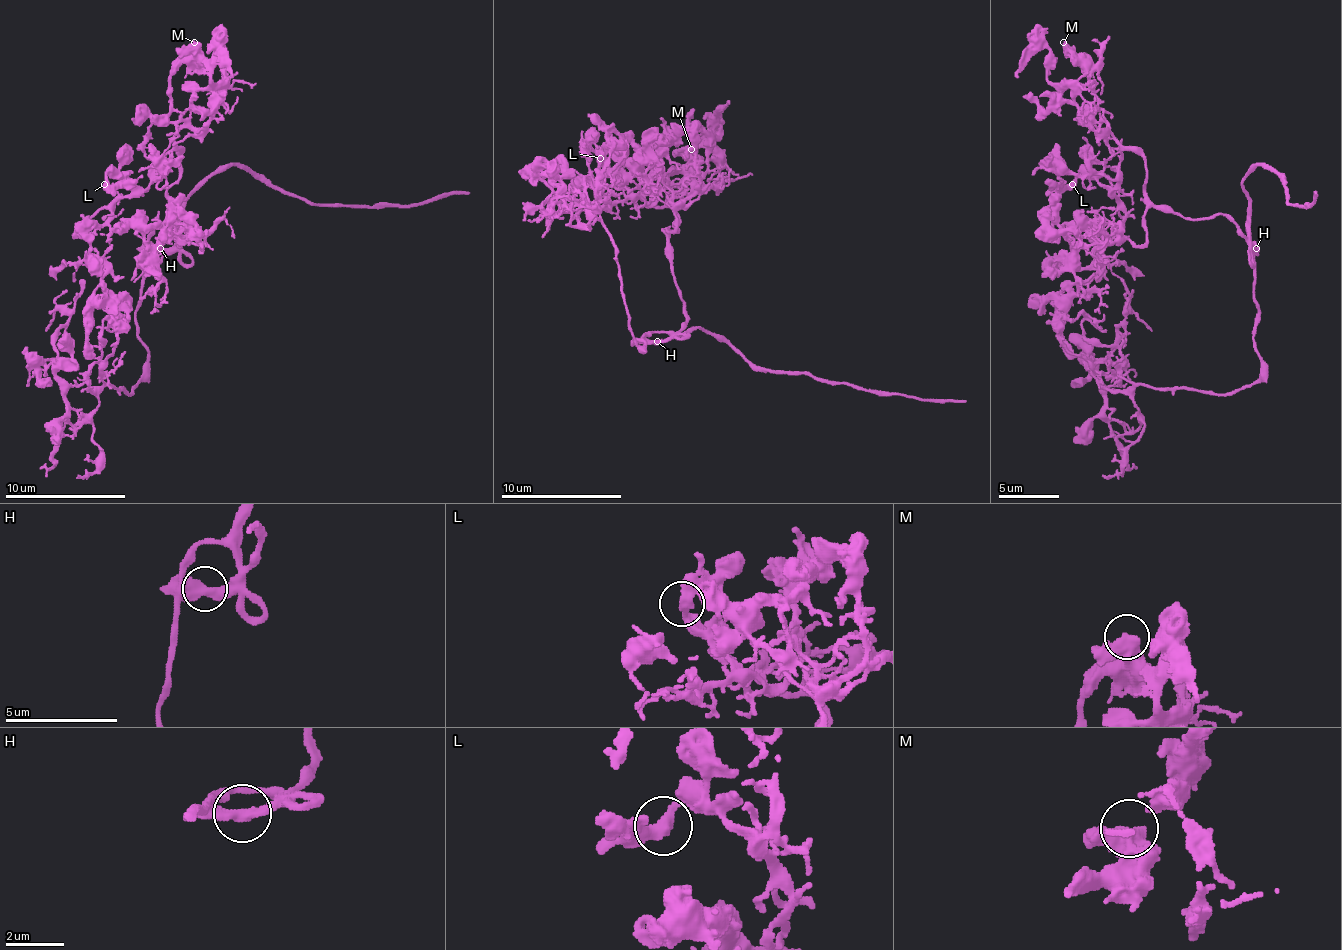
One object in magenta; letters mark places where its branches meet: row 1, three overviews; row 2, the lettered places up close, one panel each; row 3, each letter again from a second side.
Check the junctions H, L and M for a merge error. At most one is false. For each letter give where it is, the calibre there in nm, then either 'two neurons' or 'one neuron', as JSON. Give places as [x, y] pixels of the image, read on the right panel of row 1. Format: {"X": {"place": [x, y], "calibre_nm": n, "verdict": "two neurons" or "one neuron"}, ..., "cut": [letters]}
{"H": {"place": [1256, 248], "calibre_nm": 420, "verdict": "one neuron"}, "L": {"place": [1072, 184], "calibre_nm": 400, "verdict": "one neuron"}, "M": {"place": [1063, 42], "calibre_nm": 440, "verdict": "one neuron"}, "cut": []}

